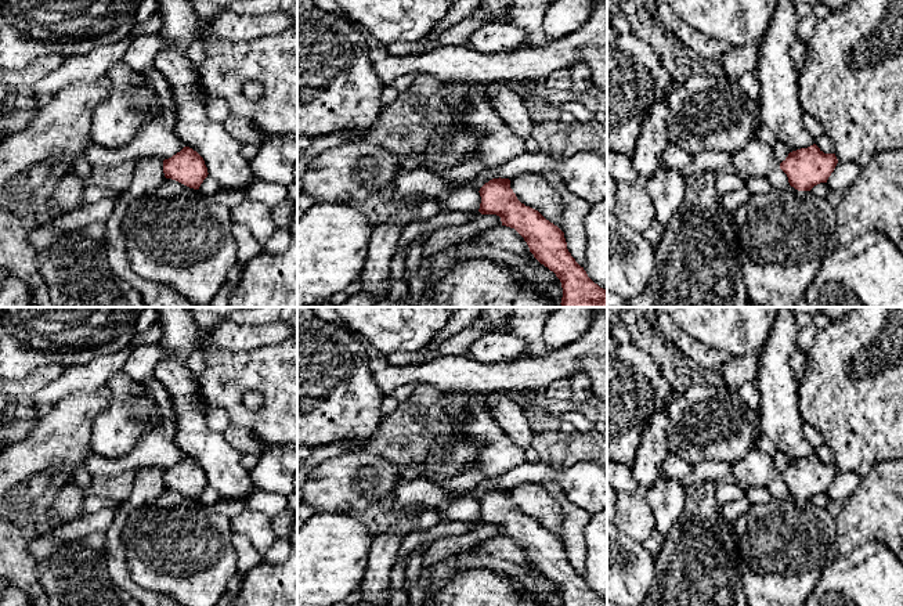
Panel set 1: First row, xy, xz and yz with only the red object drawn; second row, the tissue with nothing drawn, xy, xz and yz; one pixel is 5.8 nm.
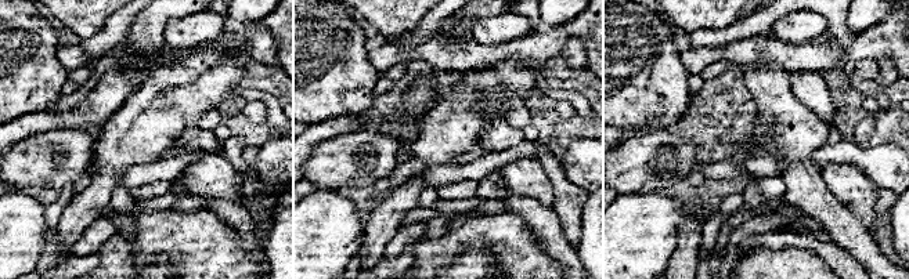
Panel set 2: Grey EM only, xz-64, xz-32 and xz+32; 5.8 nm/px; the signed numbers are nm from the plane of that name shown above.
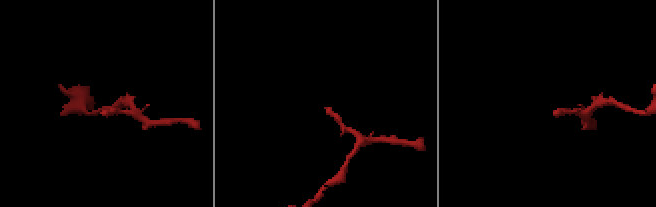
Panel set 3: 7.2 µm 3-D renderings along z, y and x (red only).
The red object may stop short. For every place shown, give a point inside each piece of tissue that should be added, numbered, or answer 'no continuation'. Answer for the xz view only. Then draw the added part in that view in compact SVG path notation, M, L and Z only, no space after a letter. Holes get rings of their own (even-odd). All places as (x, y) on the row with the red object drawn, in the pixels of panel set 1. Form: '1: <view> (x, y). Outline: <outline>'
no continuation

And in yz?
no continuation

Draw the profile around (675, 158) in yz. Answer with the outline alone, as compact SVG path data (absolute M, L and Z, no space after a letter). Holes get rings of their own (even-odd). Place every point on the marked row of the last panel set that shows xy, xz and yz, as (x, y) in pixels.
M669 144L662 156L662 166L680 173L690 165L691 159L693 156L689 152L675 144Z

